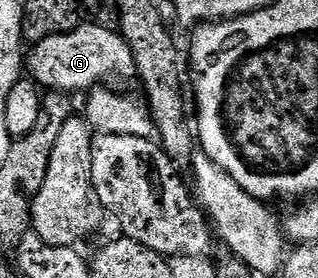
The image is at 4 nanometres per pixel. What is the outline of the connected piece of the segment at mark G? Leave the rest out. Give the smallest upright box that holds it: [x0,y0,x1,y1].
[26,24,136,92]

